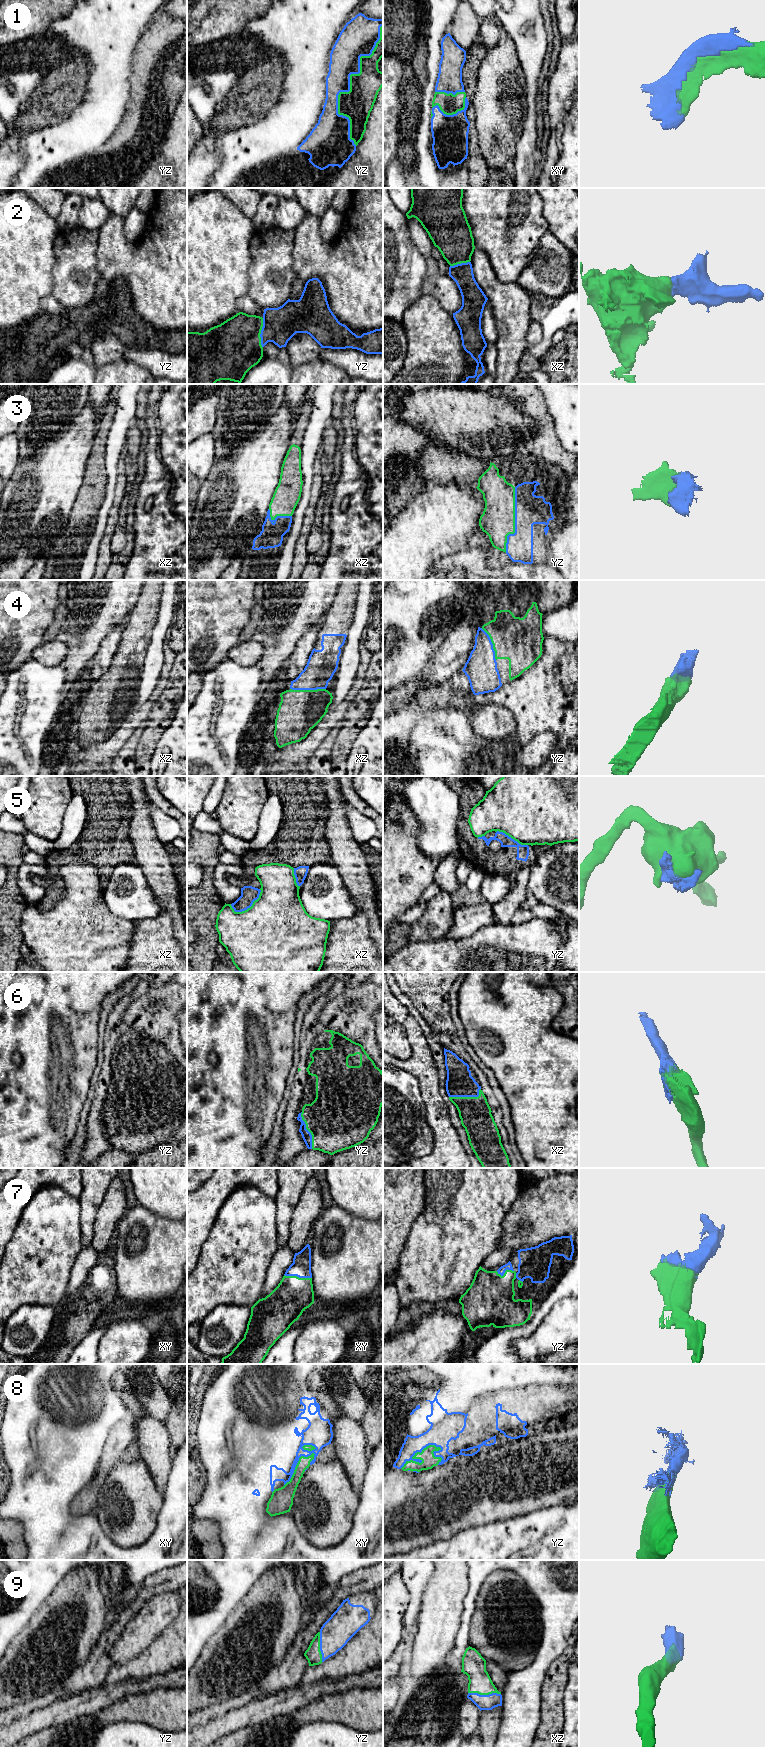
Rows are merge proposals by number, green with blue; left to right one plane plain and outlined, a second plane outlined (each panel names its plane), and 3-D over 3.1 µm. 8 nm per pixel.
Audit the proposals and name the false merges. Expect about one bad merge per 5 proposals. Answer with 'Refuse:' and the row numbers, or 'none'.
Refuse: 5

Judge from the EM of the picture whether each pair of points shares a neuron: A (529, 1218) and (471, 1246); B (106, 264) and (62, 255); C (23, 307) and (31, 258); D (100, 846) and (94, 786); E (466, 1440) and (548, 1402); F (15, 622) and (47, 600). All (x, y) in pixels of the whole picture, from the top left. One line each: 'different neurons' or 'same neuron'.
A: different neurons
B: different neurons
C: same neuron
D: same neuron
E: same neuron
F: same neuron

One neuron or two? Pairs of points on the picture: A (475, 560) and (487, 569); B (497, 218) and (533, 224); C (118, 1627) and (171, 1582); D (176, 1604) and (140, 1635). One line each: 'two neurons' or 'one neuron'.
A: one neuron
B: one neuron
C: one neuron
D: one neuron

